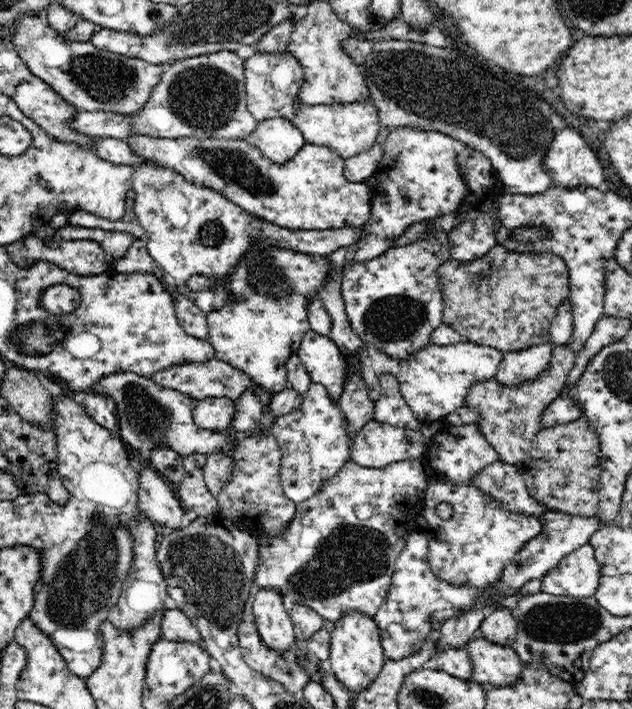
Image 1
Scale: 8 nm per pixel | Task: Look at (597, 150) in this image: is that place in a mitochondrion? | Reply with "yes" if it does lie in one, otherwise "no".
no

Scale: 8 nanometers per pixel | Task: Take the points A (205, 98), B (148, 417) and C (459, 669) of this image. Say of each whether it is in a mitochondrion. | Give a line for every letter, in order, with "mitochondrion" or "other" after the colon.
A: mitochondrion
B: mitochondrion
C: other

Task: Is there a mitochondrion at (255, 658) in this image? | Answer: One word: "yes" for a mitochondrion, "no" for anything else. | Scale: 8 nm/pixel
no

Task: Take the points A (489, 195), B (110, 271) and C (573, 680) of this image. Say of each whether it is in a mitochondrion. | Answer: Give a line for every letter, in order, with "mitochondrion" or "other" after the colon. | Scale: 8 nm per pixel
A: other
B: other
C: other

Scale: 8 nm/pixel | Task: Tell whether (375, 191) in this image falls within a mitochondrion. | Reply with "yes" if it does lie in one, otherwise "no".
no

